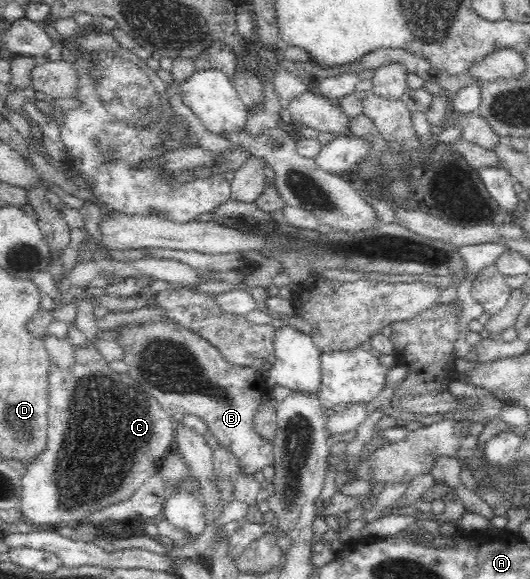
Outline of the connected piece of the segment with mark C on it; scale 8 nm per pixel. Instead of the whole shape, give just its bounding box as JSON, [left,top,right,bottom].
[19,337,176,525]

